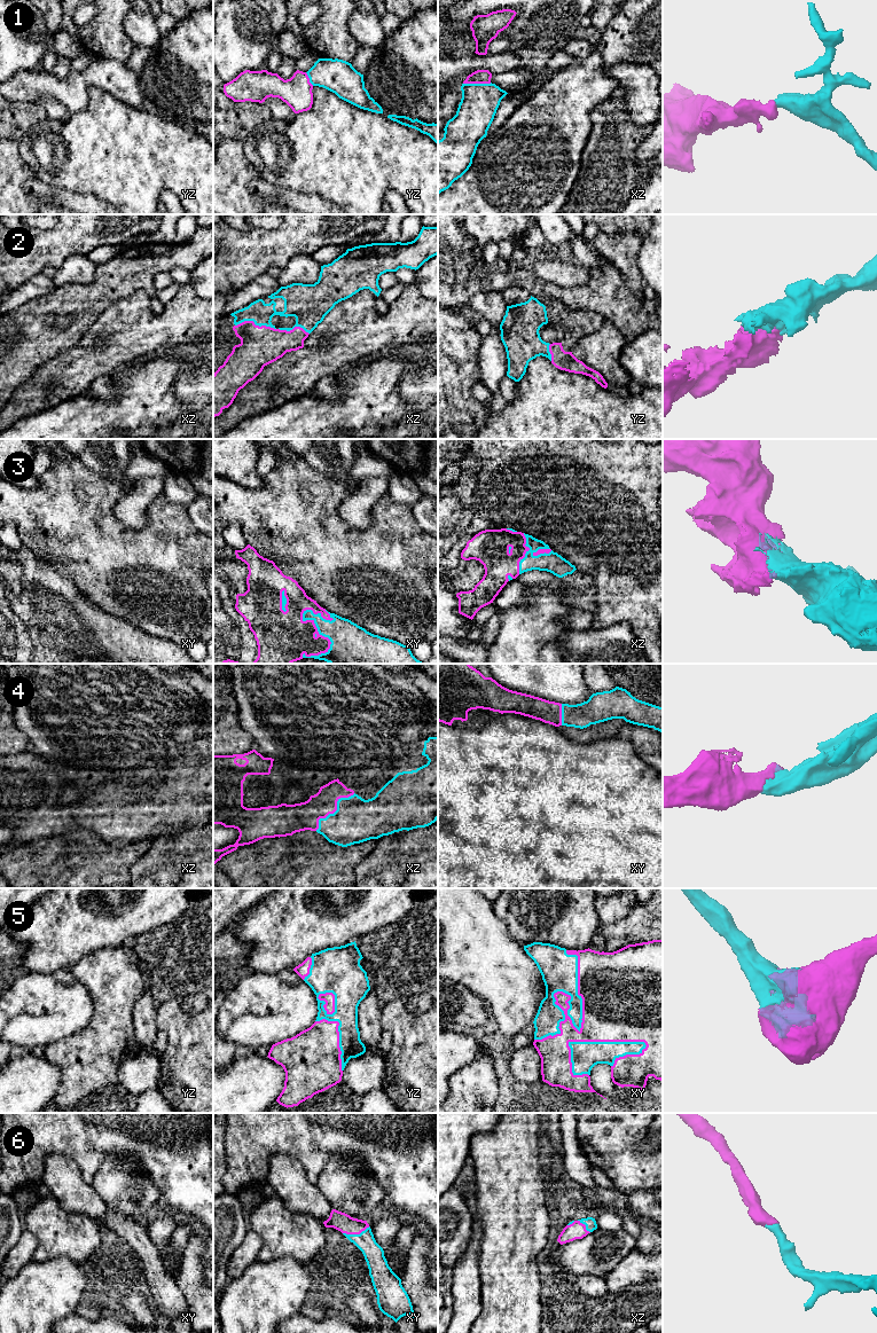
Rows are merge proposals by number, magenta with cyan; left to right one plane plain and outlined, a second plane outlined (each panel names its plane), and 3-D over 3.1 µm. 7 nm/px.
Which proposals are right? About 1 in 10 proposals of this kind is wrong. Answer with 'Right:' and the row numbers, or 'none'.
Right: 1, 2, 3, 4, 5, 6

